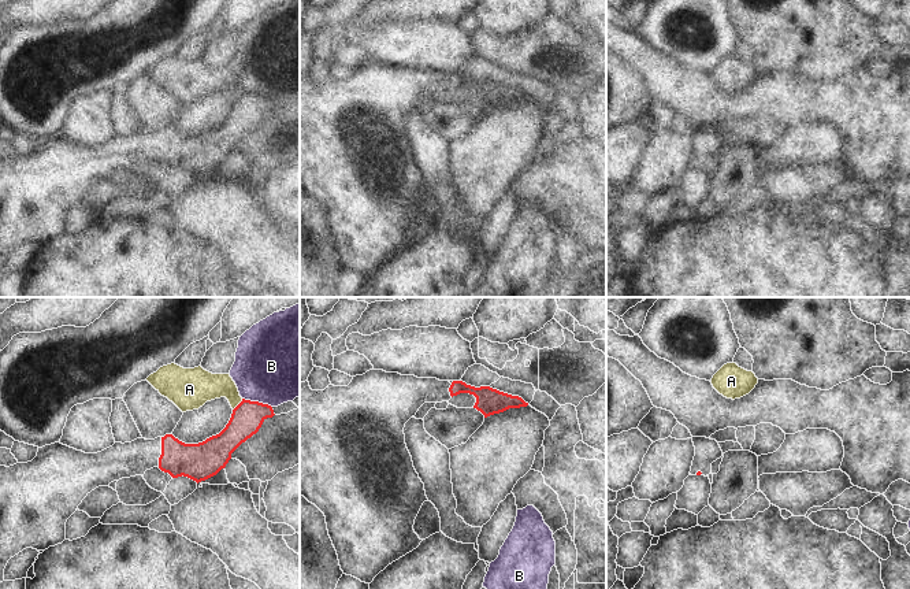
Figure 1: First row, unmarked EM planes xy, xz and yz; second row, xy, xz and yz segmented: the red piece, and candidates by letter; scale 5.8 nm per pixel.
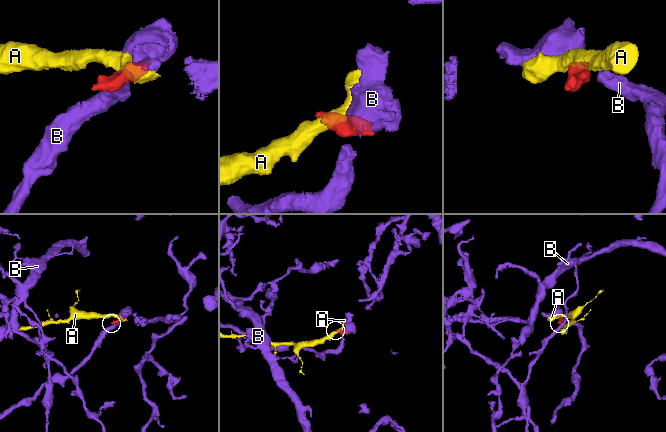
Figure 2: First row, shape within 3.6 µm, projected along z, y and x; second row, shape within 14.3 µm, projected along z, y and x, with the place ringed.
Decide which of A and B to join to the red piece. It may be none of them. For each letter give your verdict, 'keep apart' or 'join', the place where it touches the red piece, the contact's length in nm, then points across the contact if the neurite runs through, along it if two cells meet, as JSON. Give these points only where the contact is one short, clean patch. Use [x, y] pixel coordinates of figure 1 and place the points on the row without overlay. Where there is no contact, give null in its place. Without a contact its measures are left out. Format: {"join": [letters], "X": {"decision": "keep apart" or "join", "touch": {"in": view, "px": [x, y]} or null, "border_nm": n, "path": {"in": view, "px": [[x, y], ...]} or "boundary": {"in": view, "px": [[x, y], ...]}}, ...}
{"join": [], "A": {"decision": "keep apart", "touch": {"in": "xy", "px": [238, 97]}, "border_nm": 90}, "B": {"decision": "keep apart", "touch": {"in": "xy", "px": [257, 95]}, "border_nm": 190}}

